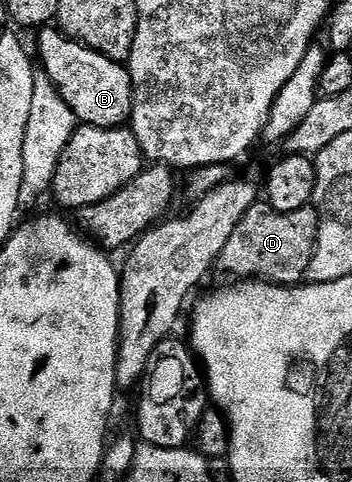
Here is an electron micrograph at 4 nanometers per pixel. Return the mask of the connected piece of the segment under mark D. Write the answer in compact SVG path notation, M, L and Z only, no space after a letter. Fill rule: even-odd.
M257 201L234 229L226 249L222 249L219 270L232 275L228 277L259 277L270 283L303 284L316 252L319 232L320 214L315 207L309 205L282 213L266 201Z

